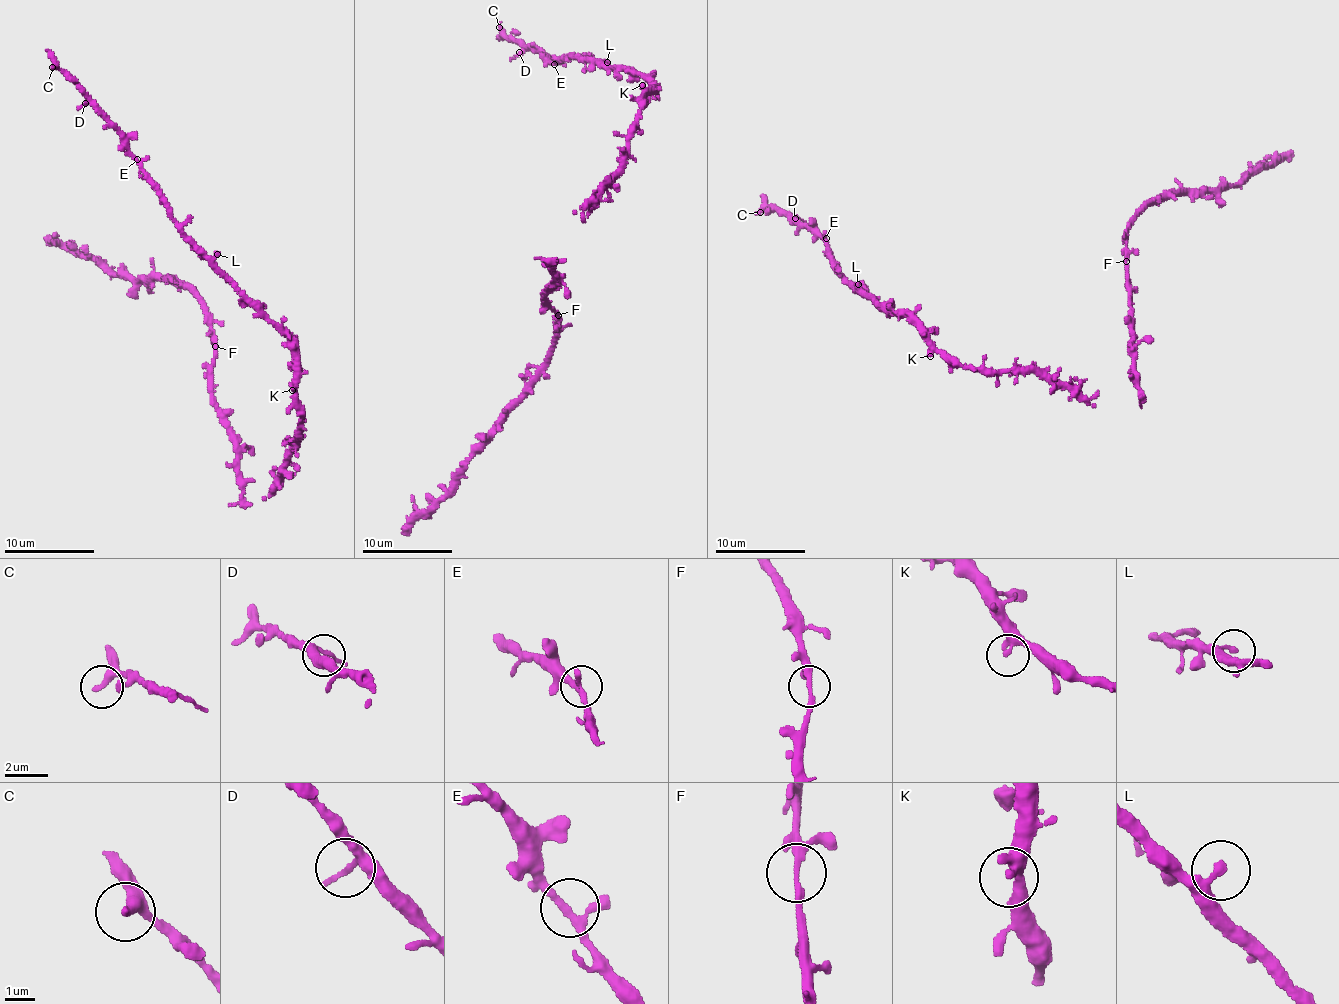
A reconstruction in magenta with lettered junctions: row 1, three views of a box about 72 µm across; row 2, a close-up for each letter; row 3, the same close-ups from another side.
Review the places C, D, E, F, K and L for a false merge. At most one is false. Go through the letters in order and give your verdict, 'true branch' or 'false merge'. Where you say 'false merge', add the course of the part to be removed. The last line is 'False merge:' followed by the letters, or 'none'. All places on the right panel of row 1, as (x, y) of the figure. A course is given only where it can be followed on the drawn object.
C: true branch
D: true branch
E: true branch
F: true branch
K: true branch
L: true branch
False merge: none

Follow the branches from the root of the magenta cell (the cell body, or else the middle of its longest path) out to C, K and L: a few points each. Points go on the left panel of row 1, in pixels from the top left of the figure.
C: (278, 475), (301, 418), (289, 338), (183, 231), (127, 139), (52, 67)
K: (278, 475), (293, 443), (297, 443), (294, 437), (301, 418), (295, 387), (292, 390)
L: (278, 475), (293, 443), (297, 443), (294, 437), (301, 418), (292, 344), (216, 265), (213, 260), (217, 254)

